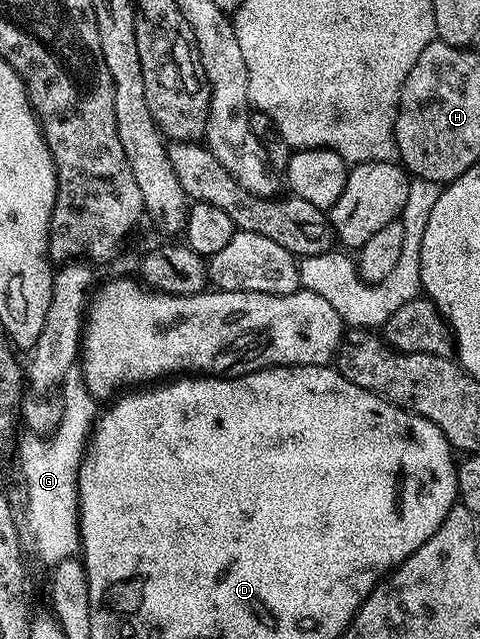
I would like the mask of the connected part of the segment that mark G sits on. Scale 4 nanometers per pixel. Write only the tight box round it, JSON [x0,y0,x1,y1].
[20,367,98,566]

